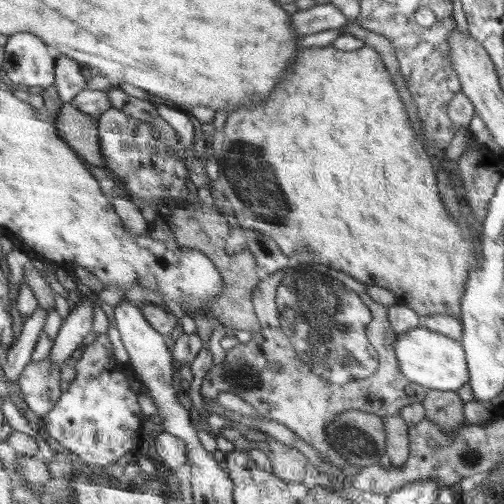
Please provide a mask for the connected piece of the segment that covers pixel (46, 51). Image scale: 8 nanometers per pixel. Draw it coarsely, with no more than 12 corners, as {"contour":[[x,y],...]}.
{"contour":[[14,34],[2,69],[23,91],[54,87],[57,53],[37,34]]}

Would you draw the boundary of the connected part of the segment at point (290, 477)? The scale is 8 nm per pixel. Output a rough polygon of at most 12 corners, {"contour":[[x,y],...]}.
{"contour":[[276,439],[258,442],[272,473],[302,483],[308,457]]}

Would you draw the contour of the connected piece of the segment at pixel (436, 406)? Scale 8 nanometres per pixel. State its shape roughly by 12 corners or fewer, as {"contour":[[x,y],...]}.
{"contour":[[431,389],[421,402],[448,434],[464,428],[464,401]]}

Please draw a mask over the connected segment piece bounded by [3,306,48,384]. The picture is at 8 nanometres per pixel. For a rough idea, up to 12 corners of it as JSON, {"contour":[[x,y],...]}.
{"contour":[[42,306],[25,320],[3,365],[10,384],[19,384],[33,362],[48,311]]}

